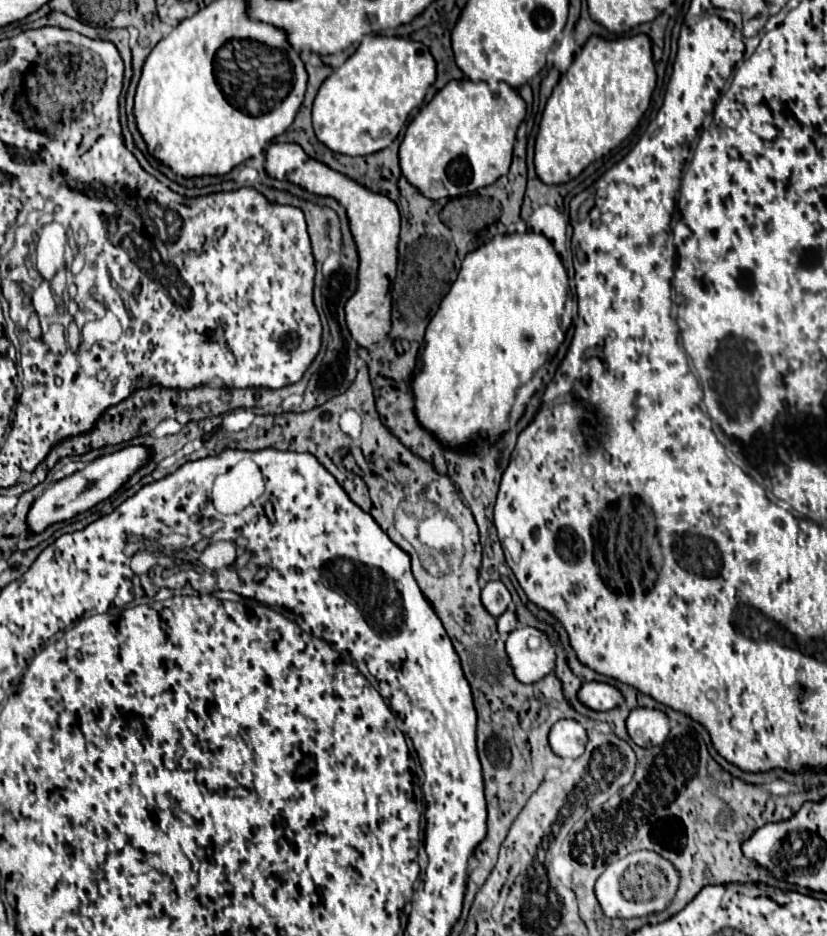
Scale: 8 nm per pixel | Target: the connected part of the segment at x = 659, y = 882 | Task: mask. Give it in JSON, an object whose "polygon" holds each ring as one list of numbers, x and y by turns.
{"polygon":[[650,849,632,851,626,857,610,863,594,885,596,899,610,919,632,919,662,913,674,899,680,887,680,875,676,867,660,853]]}

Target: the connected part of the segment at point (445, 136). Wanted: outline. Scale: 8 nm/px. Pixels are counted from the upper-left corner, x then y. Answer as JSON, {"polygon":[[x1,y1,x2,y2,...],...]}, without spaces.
{"polygon":[[464,77,464,79,460,79,460,81,450,81,450,83,448,83,444,89,440,89,440,91,432,97,432,101,430,101,426,107,422,107,422,109,418,111,418,115,410,121,410,125,408,125,408,129,406,129,406,135,404,135,404,139,402,139,402,143,400,143,400,167,402,167,402,173,404,173,404,177,406,177,414,187,418,187,428,199,446,199,446,197,472,195,476,189,486,187,486,185,492,185,498,177,502,177,502,175,508,173,510,163,512,163,512,149,514,149,516,131,518,131,518,125,522,123,524,115,526,115,526,103,524,103,524,99,520,97,520,93,518,93,514,87,508,87,506,83,500,83,500,87,492,87,492,85,488,85,488,83,474,83,474,81,470,81,468,77]]}

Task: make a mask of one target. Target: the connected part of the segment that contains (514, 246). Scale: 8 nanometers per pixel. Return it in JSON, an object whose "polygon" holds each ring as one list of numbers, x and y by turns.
{"polygon":[[526,231,522,235,512,233,512,235,502,235,496,239,486,241,484,245,480,245,476,251,468,253,462,261,458,279,452,283,450,291,446,293,446,297,442,299,436,315,430,319,428,329,426,329,426,337,424,337,424,351,422,351,422,365,414,375,414,391,416,391,416,415,420,415,420,423,424,423,424,427,428,427,428,431,436,431,436,435,440,435,442,443,448,443,448,447,466,447,468,439,480,431,484,431,488,435,488,441,498,439,500,433,508,431,512,425,516,425,516,421,520,419,520,415,524,413,524,407,528,403,528,399,534,395,534,391,544,390,545,384,542,383,542,377,546,373,546,363,552,359,552,355,558,351,558,345,565,339,566,331,570,329,575,317,577,316,576,291,569,285,568,273,566,267,562,265,558,251,554,249,552,241,546,239,542,233,534,233,534,231]]}

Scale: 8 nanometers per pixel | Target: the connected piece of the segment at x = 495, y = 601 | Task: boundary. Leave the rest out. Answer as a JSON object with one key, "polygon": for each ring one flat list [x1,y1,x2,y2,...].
{"polygon":[[488,581,482,589,482,603,484,607,494,615,494,617,500,617,508,605,510,605,512,597,510,597,510,591,506,589,504,583,500,581]]}

